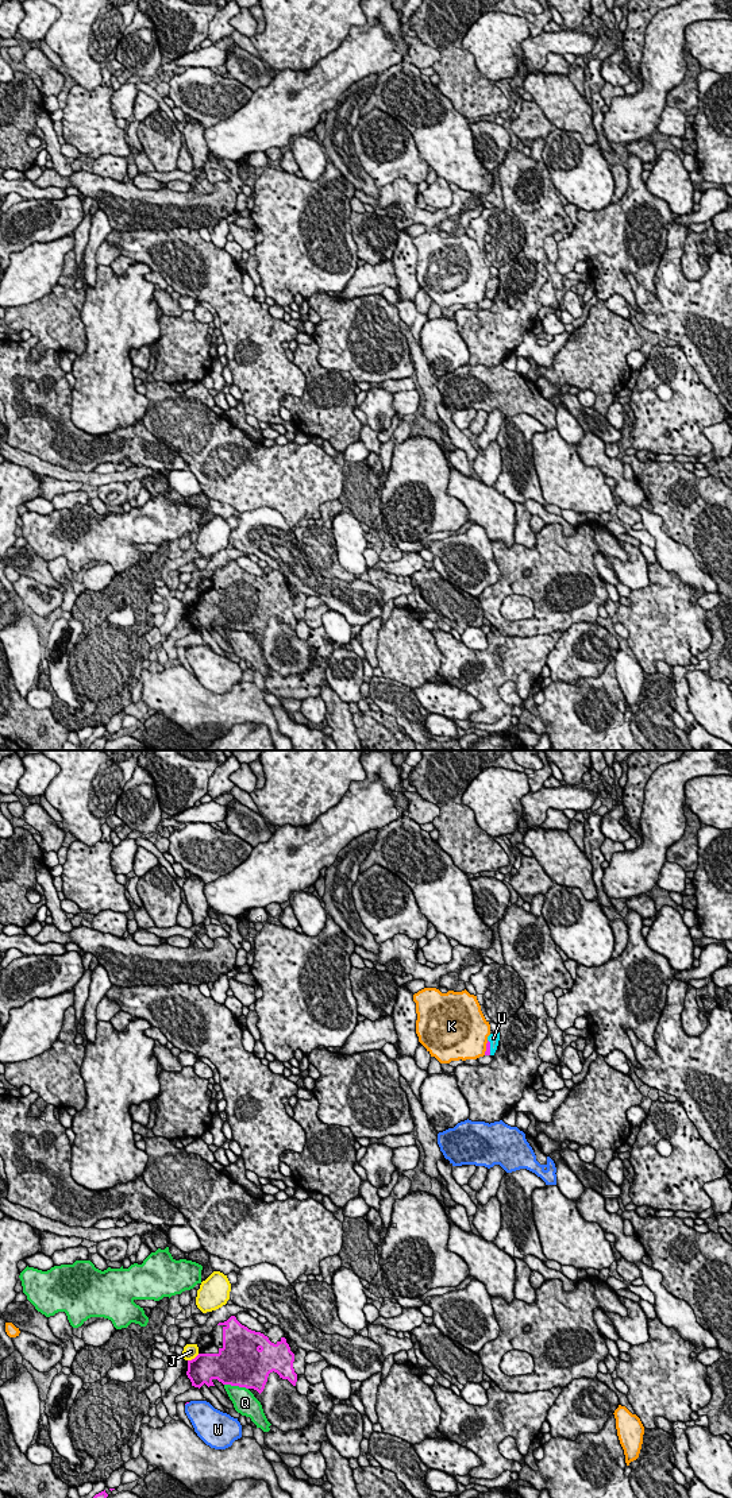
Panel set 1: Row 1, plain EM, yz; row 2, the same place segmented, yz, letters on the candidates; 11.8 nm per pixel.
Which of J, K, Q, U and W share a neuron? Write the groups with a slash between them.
J / K / Q / U / W

